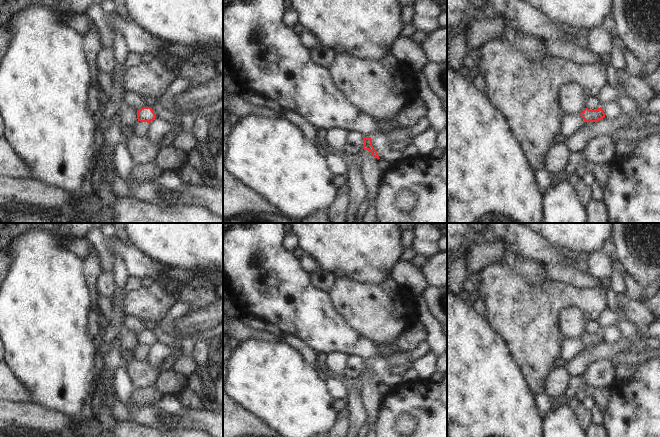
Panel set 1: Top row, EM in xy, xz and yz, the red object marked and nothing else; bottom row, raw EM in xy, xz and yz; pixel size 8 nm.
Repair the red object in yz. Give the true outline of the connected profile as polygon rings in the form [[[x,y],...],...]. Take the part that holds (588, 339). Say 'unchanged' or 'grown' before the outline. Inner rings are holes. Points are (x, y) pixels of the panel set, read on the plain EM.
unchanged; [[[601,331],[596,334],[585,332],[579,340],[581,340],[585,346],[598,346],[605,342],[605,337]]]

